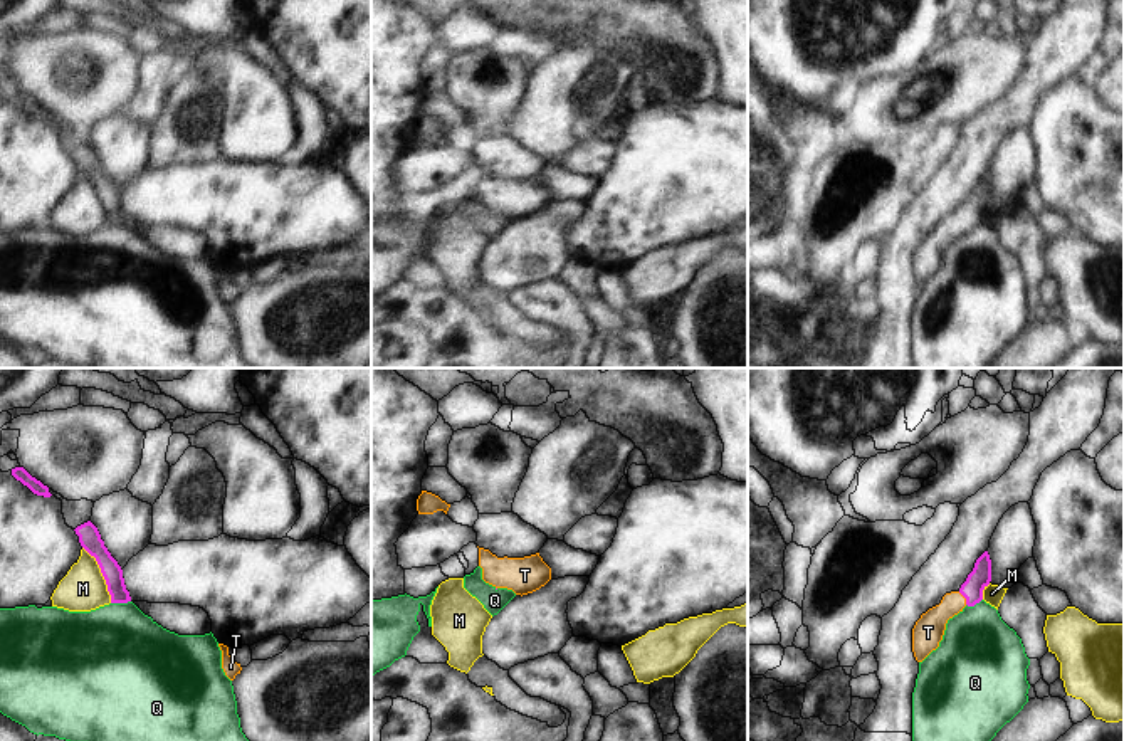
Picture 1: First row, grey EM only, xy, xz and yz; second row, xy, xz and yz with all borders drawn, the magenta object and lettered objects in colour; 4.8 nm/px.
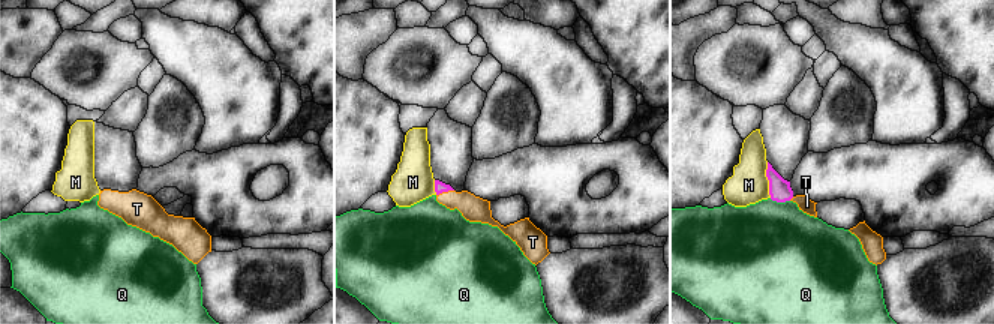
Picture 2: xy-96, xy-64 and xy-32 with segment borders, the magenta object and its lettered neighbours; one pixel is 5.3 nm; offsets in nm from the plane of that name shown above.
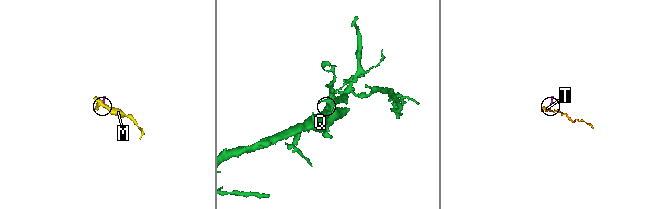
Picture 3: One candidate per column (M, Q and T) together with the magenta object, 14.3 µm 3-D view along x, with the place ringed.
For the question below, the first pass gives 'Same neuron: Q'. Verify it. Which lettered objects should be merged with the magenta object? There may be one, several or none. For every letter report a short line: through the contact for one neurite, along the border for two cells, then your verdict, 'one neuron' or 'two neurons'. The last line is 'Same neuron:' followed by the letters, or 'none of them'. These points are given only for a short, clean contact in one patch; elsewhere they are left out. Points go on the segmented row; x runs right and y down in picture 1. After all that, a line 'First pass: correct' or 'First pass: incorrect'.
M: two neurons
Q: line xy (130, 600), (111, 604); two neurons
T: line yz (980, 577), (965, 597), (956, 600), (928, 632); one neuron
Same neuron: T
First pass: incorrect

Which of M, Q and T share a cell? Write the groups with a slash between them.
M / Q / T

